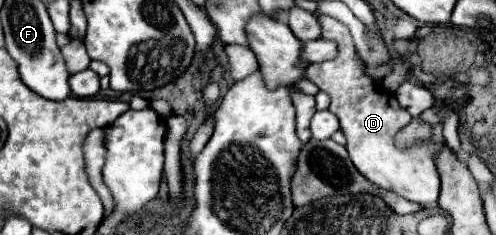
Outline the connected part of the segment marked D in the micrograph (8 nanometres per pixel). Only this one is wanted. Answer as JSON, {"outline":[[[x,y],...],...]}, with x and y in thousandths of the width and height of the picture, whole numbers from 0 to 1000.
{"outline":[[[645,68],[645,102],[649,102],[649,162],[673,170],[681,187],[681,247],[669,264],[625,272],[617,298],[617,332],[629,340],[649,391],[657,391],[669,417],[661,468],[677,485],[685,511],[685,553],[698,579],[698,638],[706,655],[710,698],[734,757],[742,757],[750,783],[774,809],[798,817],[802,834],[827,860],[843,860],[851,877],[879,868],[887,817],[879,655],[895,630],[895,579],[891,579],[895,485],[887,477],[887,443],[847,485],[847,502],[863,511],[875,545],[871,596],[831,647],[806,647],[794,621],[794,570],[810,536],[819,536],[831,511],[831,494],[823,485],[823,468],[815,468],[802,443],[794,400],[762,383],[758,357],[734,315],[734,281],[718,230],[702,119],[665,68]]]}

